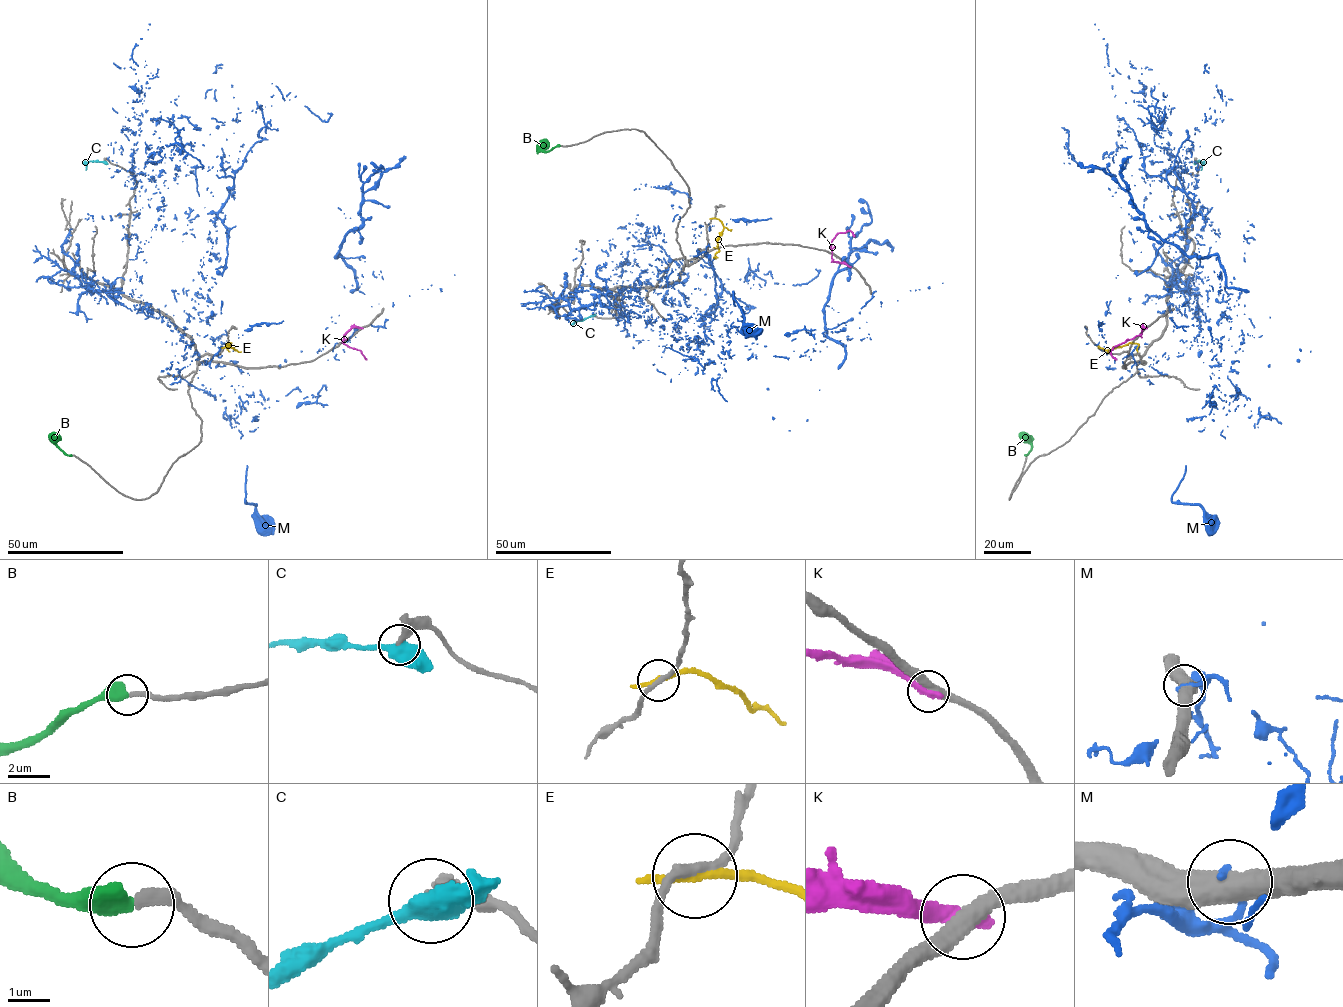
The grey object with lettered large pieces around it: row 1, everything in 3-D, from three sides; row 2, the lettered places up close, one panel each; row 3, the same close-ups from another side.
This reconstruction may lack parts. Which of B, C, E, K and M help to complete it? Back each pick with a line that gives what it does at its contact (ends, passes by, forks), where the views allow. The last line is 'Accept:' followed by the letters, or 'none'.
B: It ends there
Accept: B

